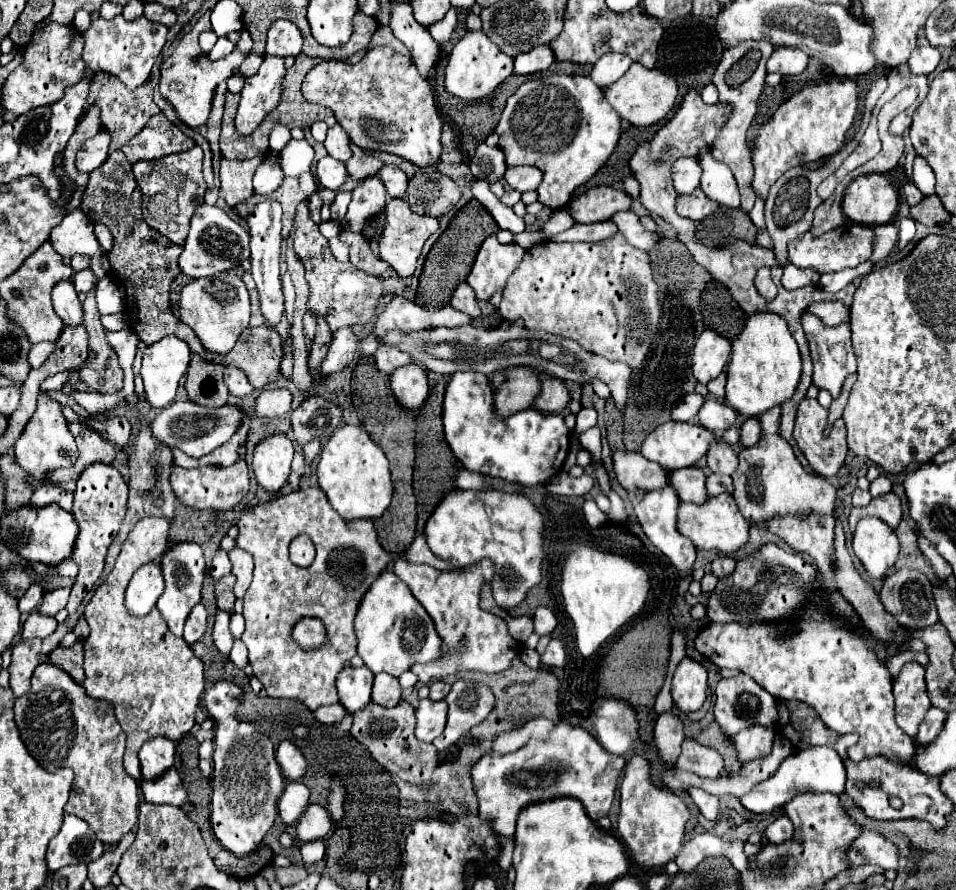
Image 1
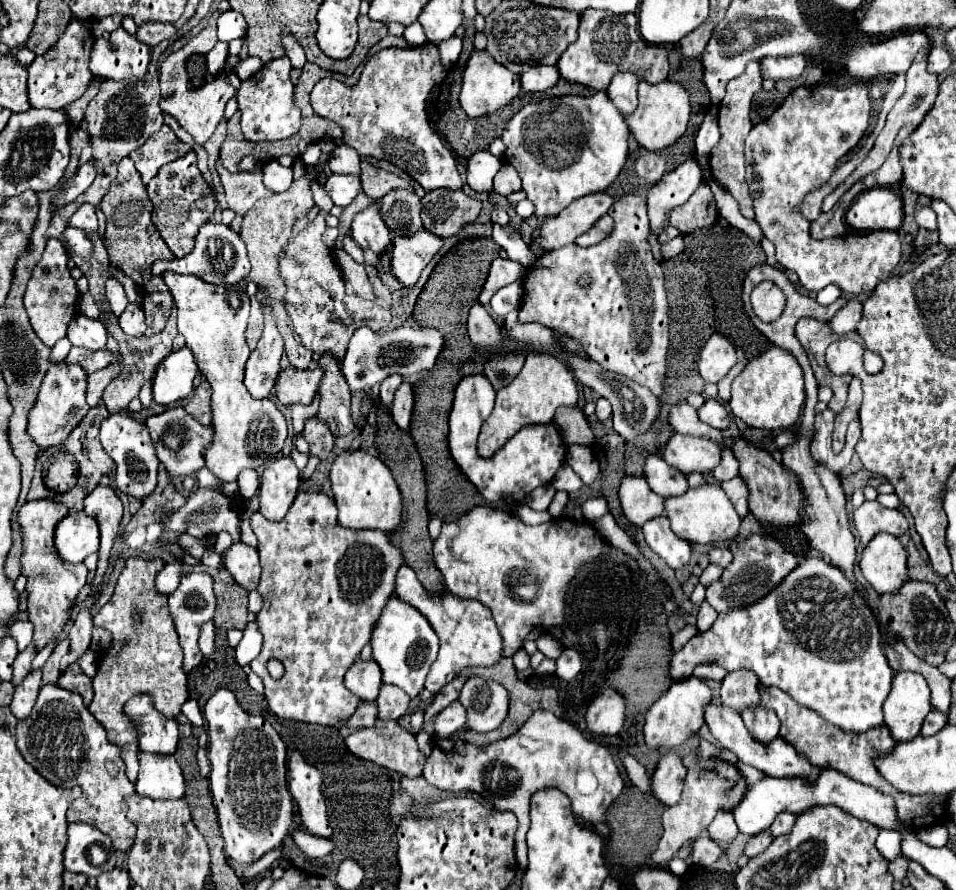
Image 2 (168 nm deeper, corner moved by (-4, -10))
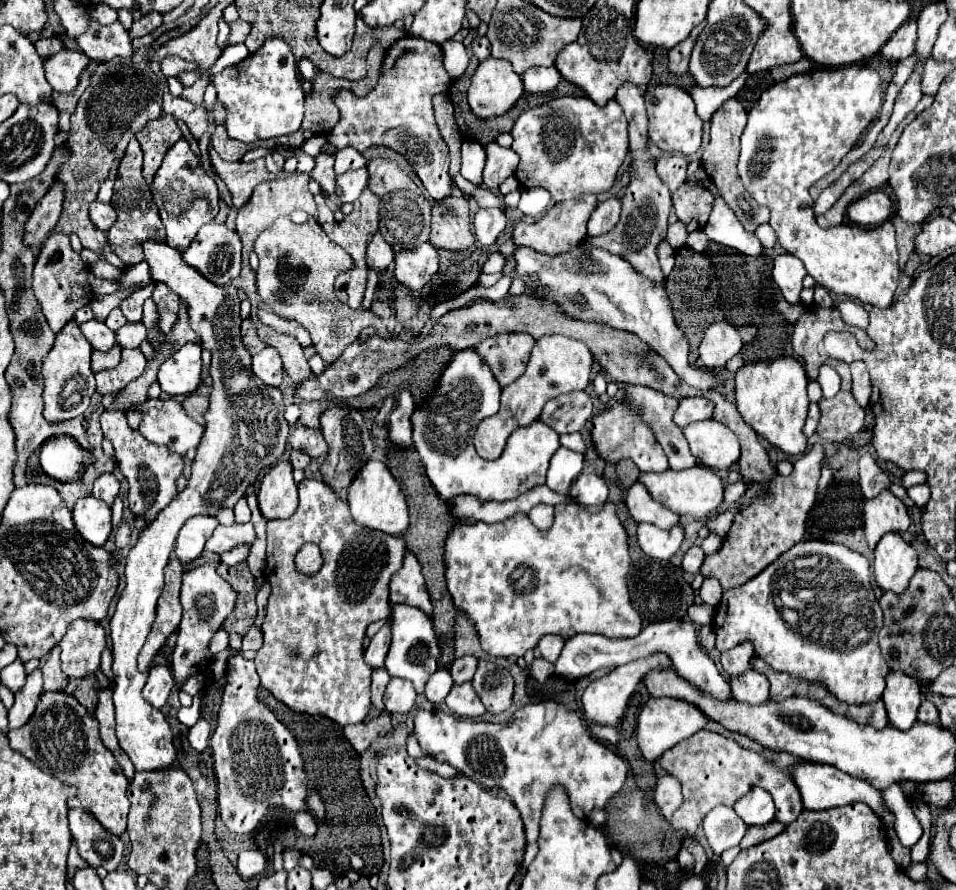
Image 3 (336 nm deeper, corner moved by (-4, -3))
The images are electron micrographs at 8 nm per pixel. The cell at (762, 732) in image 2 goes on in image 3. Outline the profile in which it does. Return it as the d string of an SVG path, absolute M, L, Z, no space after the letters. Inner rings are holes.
M749 669L747 673L731 679L729 683L731 683L733 697L737 701L745 701L749 705L761 705L761 703L771 699L769 697L769 681L753 669Z

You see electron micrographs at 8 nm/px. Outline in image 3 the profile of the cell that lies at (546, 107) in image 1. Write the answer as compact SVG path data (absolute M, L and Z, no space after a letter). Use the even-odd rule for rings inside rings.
M557 97L545 105L523 111L519 119L515 121L511 135L513 135L513 151L517 151L517 155L521 157L517 173L515 173L519 183L527 189L531 187L547 189L553 201L557 203L575 199L581 193L607 191L613 185L617 171L629 151L627 121L625 121L621 105L615 99L611 99L603 107L597 107L597 103L593 103L589 97Z

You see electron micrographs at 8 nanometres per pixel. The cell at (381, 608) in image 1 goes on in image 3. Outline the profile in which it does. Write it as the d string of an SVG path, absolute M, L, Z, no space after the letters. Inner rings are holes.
M391 605L391 643L385 657L385 667L391 677L401 677L413 683L415 691L421 695L429 677L439 669L439 641L433 629L433 621L417 607Z

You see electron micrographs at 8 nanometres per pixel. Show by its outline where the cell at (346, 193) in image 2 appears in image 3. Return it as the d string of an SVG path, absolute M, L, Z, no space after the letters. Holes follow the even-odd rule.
M357 169L357 171L349 171L349 173L341 173L335 179L335 193L343 203L353 203L361 191L367 185L367 169Z

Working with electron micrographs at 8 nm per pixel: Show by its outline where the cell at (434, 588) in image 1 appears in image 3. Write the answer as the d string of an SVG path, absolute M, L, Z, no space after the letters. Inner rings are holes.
M413 553L405 555L403 567L391 577L389 589L391 589L391 595L389 595L391 603L411 605L425 611L429 617L433 617L433 605L429 601L429 595L423 583L421 565Z

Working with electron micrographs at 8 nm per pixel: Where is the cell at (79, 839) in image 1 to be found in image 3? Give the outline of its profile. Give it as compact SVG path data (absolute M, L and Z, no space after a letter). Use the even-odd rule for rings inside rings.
M69 809L69 825L79 855L91 867L105 867L107 871L117 869L125 851L125 845L117 835L111 835L107 829L103 829L99 821L83 809ZM105 843L111 845L109 851L107 847L101 851L101 845Z

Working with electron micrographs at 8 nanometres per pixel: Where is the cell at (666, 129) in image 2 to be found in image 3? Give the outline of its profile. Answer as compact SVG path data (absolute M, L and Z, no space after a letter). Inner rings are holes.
M657 85L645 91L645 107L649 117L649 141L665 153L691 155L701 145L703 121L695 113L695 103L691 95L677 85Z

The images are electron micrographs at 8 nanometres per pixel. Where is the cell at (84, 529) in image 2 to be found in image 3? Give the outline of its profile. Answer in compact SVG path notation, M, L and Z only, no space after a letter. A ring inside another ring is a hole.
M83 497L75 503L73 523L85 541L103 547L111 533L111 509L101 499Z

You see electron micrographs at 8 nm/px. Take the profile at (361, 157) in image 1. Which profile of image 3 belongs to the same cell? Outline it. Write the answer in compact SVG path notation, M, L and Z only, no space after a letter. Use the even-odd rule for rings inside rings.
M373 159L367 163L367 171L369 171L367 187L379 197L397 189L417 189L409 175L403 173L399 165L391 159Z

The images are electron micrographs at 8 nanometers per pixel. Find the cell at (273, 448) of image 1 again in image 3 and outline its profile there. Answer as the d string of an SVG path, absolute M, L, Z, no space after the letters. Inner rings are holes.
M279 461L275 467L271 467L265 477L261 479L259 491L257 491L259 509L265 519L287 519L297 509L297 485L293 481L293 467L291 461Z

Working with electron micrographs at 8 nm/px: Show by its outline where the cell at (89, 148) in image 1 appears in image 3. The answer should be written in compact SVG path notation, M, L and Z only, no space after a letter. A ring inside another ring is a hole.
M55 183L49 189L49 193L45 193L45 197L37 203L35 211L31 213L29 221L25 223L25 245L33 247L33 249L41 247L41 243L45 241L45 237L49 235L53 225L57 225L57 221L59 221L63 199L65 199L65 189L61 189L61 185Z

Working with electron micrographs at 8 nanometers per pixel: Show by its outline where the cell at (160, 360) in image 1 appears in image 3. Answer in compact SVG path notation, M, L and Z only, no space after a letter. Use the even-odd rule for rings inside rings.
M189 343L169 355L159 367L159 385L167 395L191 395L201 379L201 345Z

